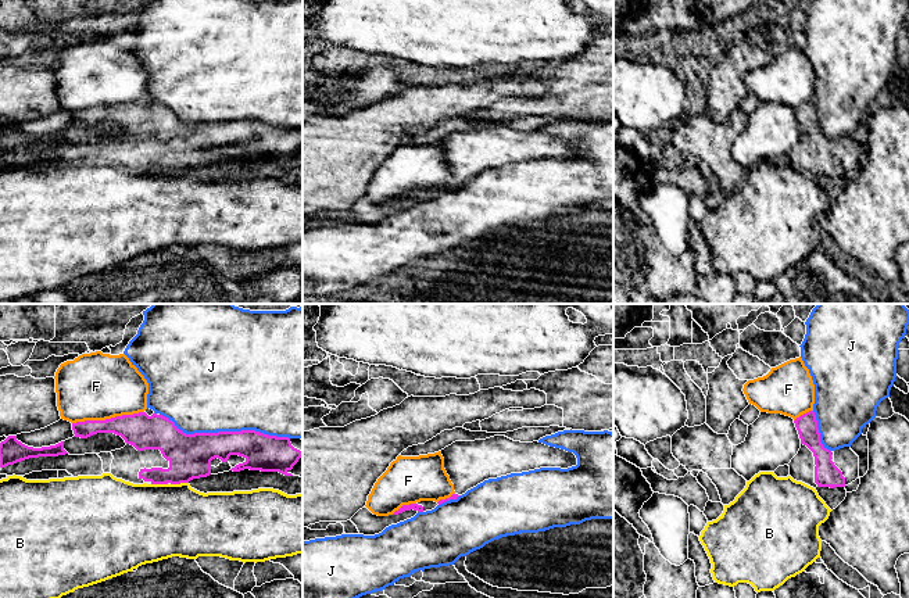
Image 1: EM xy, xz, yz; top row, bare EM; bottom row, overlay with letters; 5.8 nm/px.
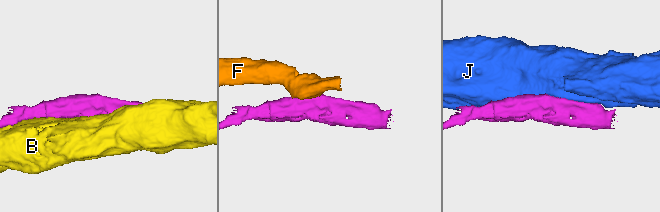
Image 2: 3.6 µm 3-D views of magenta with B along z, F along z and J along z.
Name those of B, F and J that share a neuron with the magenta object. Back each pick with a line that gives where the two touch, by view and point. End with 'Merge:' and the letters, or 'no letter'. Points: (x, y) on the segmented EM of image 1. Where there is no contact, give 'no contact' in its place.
Merge: no letter

